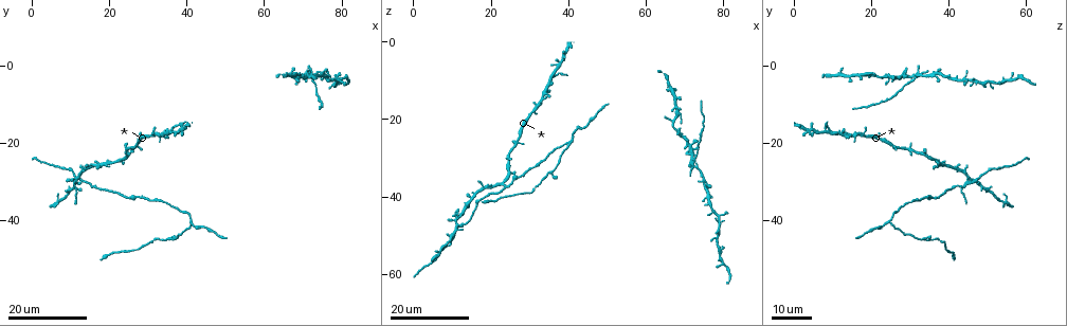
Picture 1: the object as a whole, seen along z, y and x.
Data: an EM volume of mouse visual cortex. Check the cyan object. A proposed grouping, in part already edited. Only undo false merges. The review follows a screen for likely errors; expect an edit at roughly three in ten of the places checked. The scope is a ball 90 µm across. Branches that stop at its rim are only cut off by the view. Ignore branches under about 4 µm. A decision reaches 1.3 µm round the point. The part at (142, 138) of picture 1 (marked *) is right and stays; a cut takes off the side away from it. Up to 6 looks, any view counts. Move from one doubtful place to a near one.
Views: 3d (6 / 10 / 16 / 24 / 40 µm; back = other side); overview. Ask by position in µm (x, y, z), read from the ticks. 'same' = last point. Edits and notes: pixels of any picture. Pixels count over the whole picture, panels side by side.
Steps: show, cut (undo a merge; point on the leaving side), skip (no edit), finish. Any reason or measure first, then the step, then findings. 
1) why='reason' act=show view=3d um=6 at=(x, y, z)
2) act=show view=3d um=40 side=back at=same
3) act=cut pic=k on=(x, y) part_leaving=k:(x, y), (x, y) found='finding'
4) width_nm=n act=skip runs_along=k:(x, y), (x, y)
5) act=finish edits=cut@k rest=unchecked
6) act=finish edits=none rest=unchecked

why='two arms in line, one across' act=show view=3d um=16 at=(36.0, 16.5, 9.0)

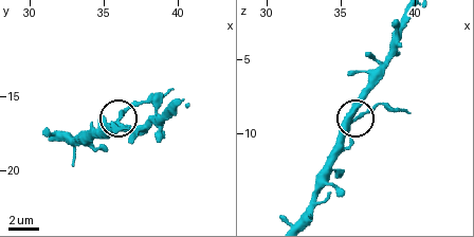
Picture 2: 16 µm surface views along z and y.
why='closer look' act=show view=3d um=10 at=same

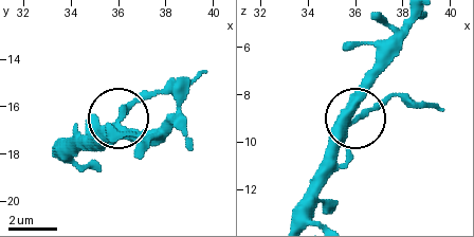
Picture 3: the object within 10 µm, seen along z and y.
act=cut pic=3 on=(137, 98) part_leaving=3:(353, 123), (400, 93), (440, 109) found='a second neuron is stuck on'

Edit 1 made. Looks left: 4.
why='four-way junction' act=show view=3d um=24 at=(11.5, 29.0, 45.5)

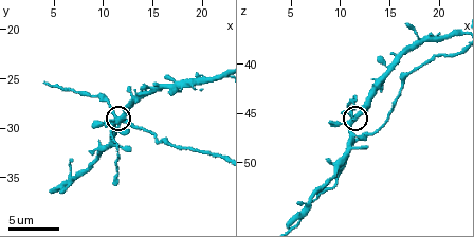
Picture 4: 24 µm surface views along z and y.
act=show view=3d um=6 at=(10.8, 29.8, 45.8)

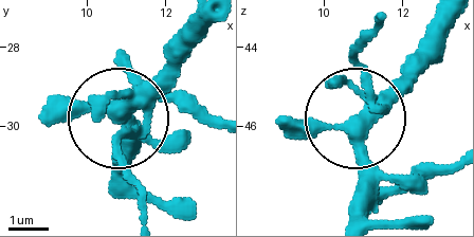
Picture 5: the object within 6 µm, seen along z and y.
width_nm=370 act=cut pic=5 on=(119, 157) found='a second neuron is stuck on'

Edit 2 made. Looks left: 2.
why='three-way junction' act=show view=3d um=16 at=(41.0, 40.5, 24.5)

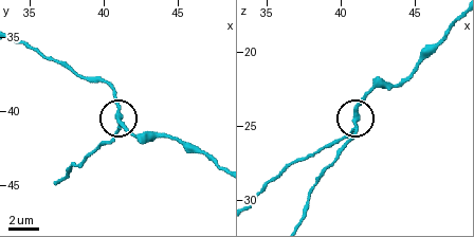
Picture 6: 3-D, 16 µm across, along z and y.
act=show view=3d um=10 at=(41.0, 40.4, 24.4)

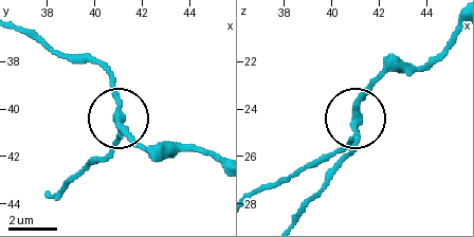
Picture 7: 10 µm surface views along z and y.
arms=3 act=skip found='one neuron here'

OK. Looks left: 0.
act=finish edits=cut@3,cut@5 rest=unchecked

